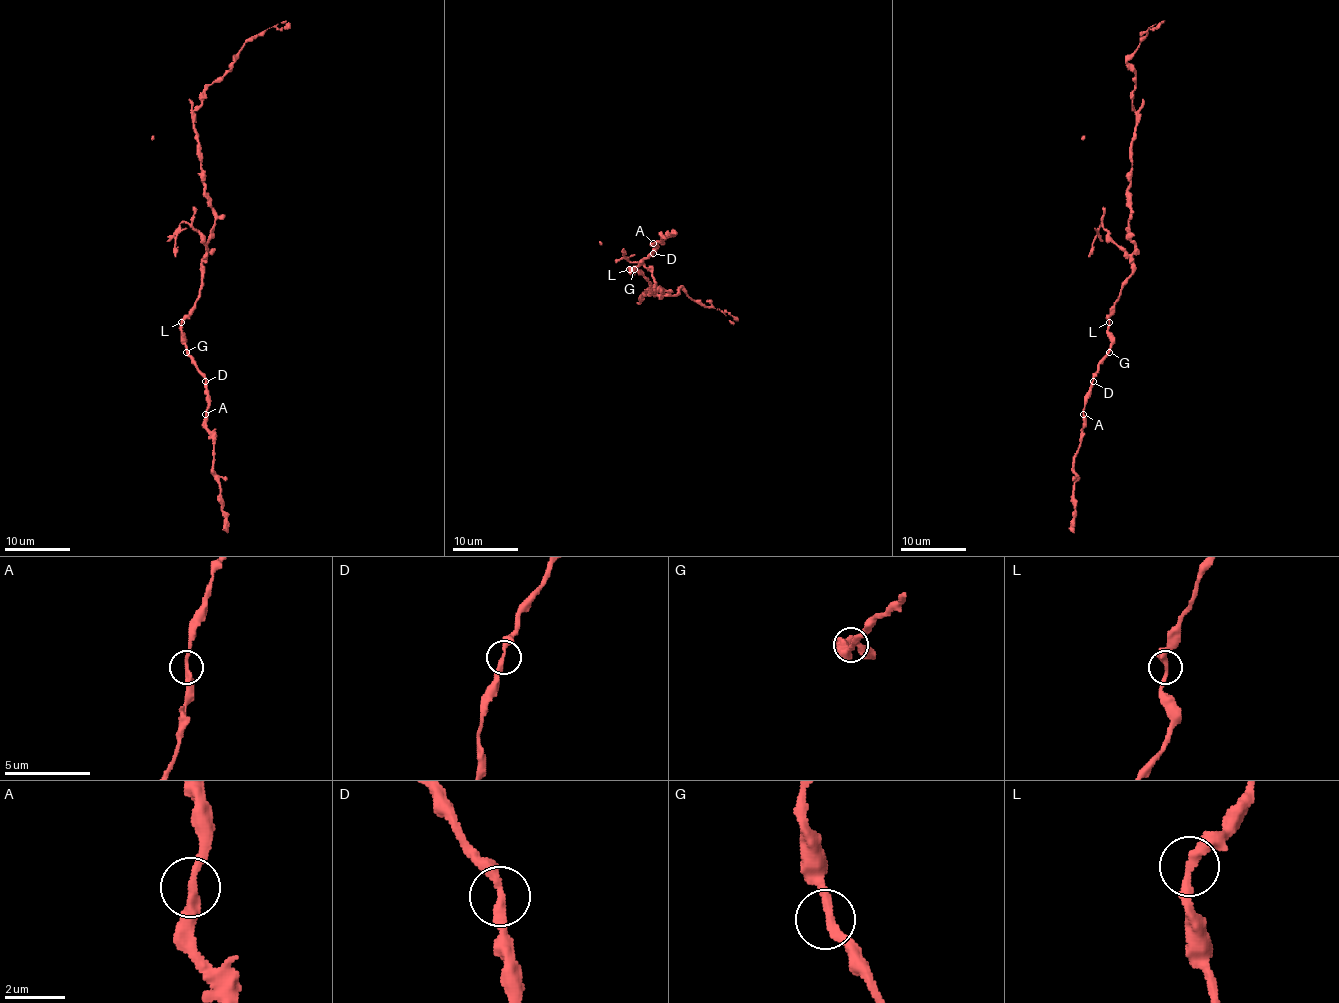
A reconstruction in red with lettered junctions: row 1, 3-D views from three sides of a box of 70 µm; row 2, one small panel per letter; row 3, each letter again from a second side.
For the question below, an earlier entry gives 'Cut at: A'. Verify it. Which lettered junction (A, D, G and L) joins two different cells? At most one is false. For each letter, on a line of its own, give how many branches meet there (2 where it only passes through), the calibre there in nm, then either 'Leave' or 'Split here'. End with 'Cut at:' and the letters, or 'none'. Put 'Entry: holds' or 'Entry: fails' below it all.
A: Branches: 2. Thickness 280 nm. Leave
D: Branches: 2. Thickness 280 nm. Leave
G: Branches: 2. Thickness 280 nm. Leave
L: Branches: 2. Thickness 280 nm. Leave
Cut at: none
Entry: fails

